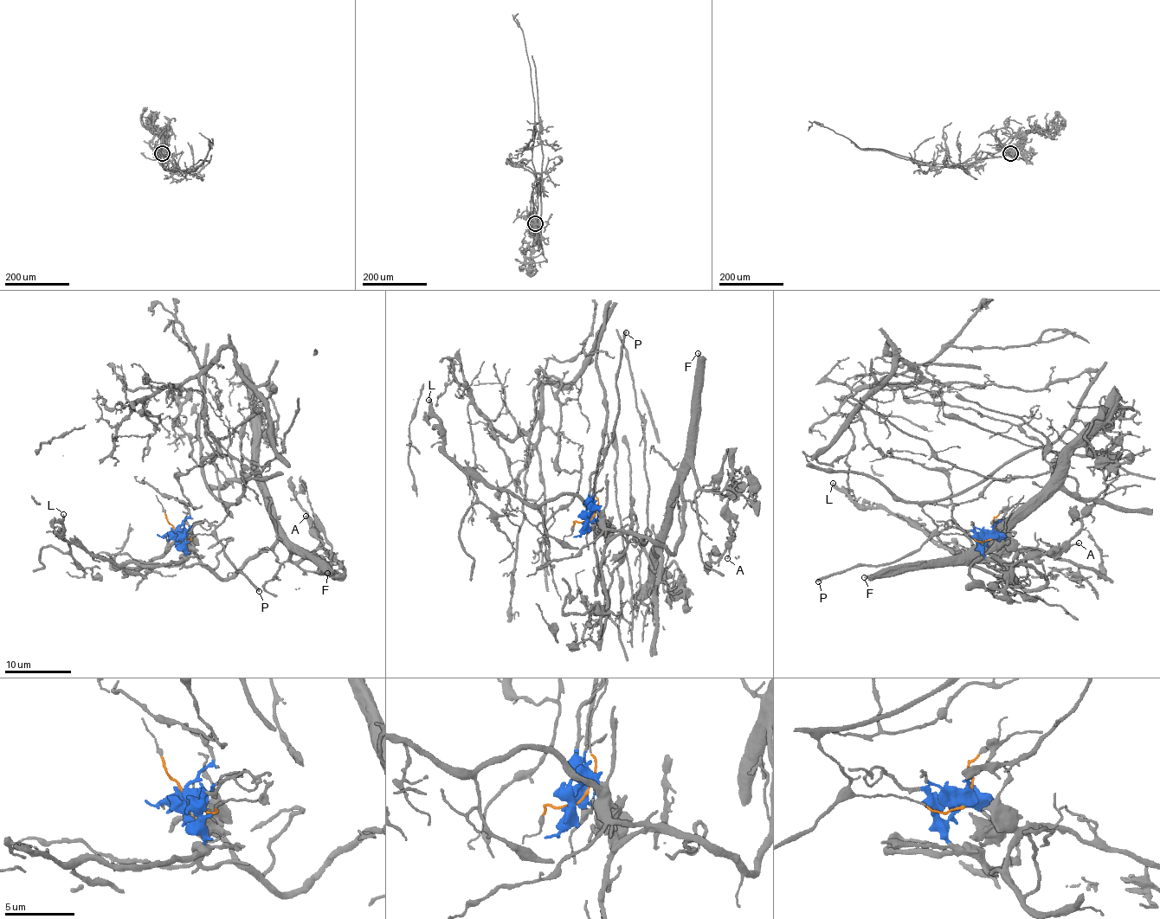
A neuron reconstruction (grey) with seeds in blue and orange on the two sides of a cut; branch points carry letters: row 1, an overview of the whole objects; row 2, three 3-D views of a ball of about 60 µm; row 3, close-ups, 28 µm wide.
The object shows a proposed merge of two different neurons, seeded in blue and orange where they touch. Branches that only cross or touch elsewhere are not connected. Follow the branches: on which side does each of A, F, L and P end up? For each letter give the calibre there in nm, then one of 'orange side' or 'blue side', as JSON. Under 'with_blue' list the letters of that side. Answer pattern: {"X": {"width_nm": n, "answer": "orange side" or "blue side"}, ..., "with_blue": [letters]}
{"A": {"width_nm": 130, "answer": "blue side"}, "F": {"width_nm": 200, "answer": "blue side"}, "L": {"width_nm": 300, "answer": "blue side"}, "P": {"width_nm": 280, "answer": "orange side"}, "with_blue": ["A", "F", "L"]}

